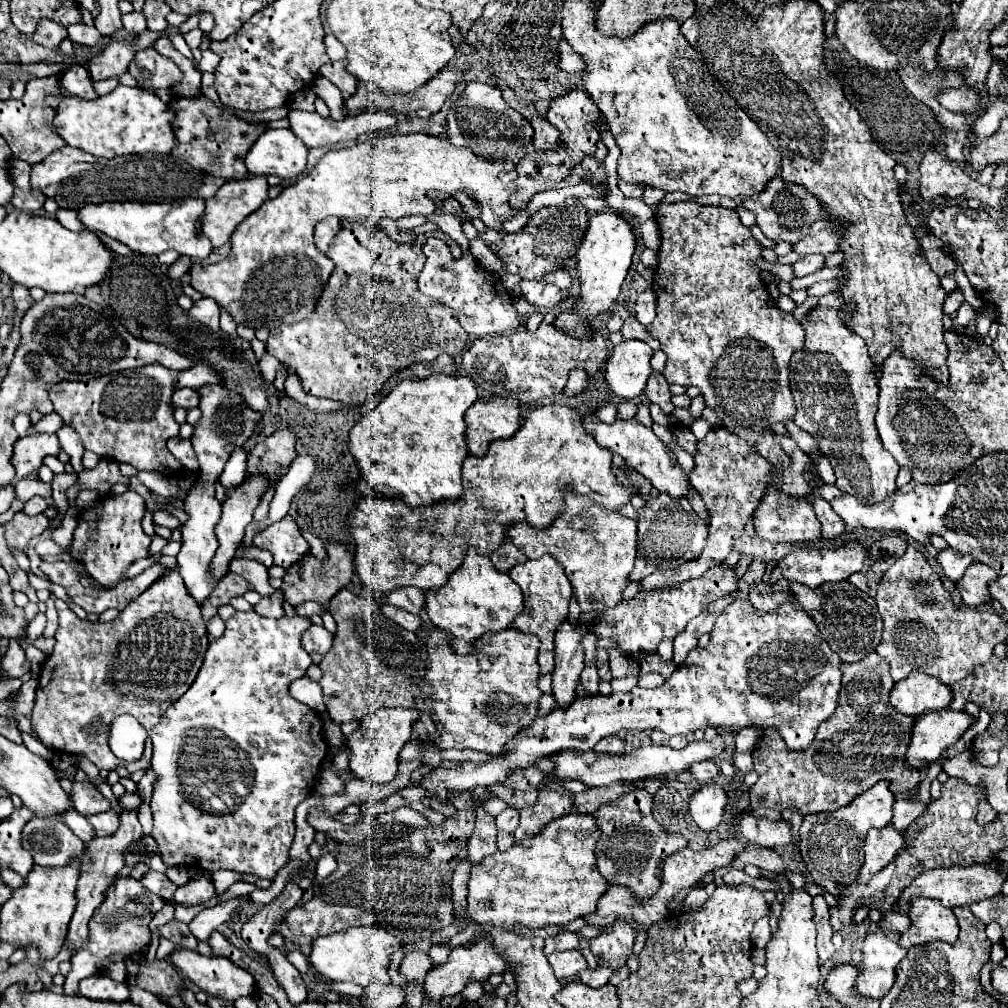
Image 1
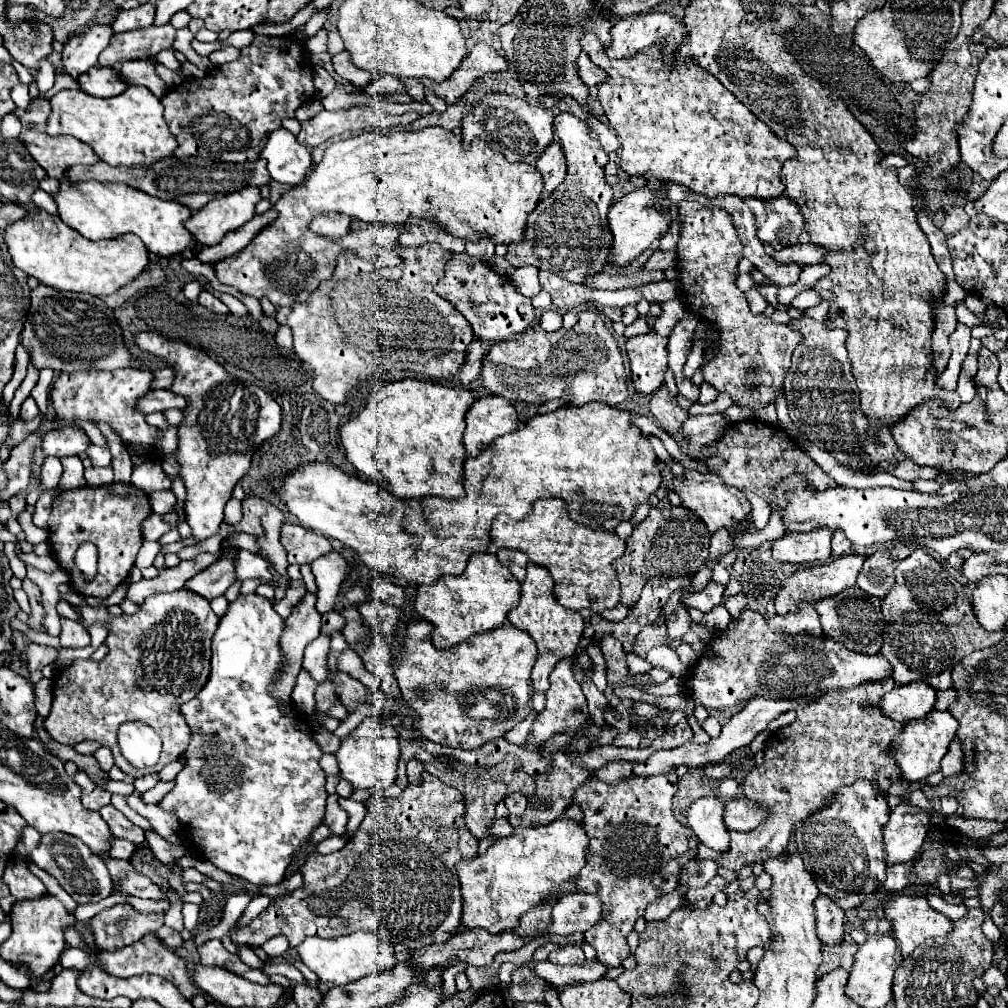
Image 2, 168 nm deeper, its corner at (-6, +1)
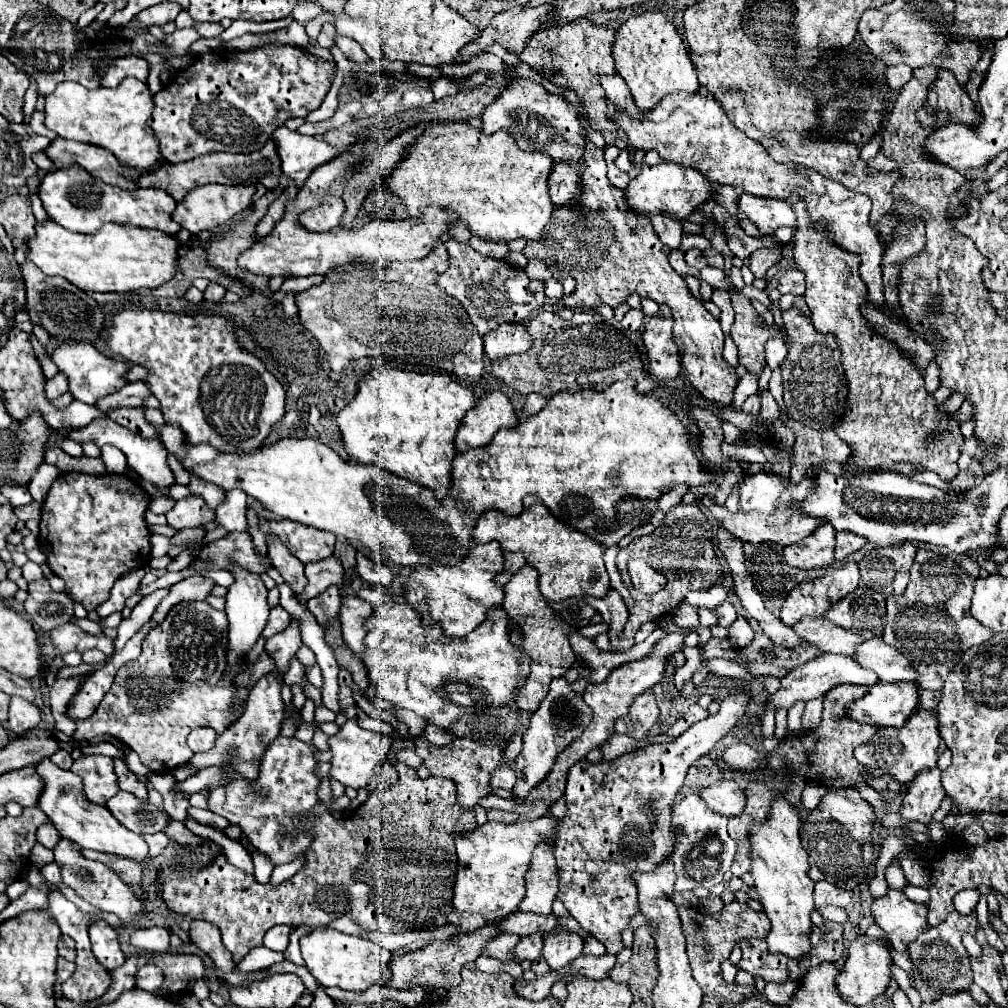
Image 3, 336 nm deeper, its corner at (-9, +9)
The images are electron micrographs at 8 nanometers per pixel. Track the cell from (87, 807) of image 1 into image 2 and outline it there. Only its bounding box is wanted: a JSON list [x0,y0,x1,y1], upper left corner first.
[74,770,110,810]

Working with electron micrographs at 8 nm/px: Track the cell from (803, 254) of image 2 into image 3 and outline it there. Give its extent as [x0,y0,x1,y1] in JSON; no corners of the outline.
[751,248,783,278]

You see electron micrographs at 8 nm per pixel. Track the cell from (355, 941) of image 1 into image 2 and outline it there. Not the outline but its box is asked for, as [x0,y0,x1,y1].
[298,932,394,986]

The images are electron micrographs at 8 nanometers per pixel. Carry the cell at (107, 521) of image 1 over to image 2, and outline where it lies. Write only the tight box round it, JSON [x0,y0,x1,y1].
[48,482,152,598]

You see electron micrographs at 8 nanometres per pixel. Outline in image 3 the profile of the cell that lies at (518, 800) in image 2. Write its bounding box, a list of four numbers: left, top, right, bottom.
[491,768,515,792]

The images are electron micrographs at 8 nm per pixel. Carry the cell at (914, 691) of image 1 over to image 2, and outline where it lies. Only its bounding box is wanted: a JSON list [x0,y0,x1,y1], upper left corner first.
[878,682,936,722]

